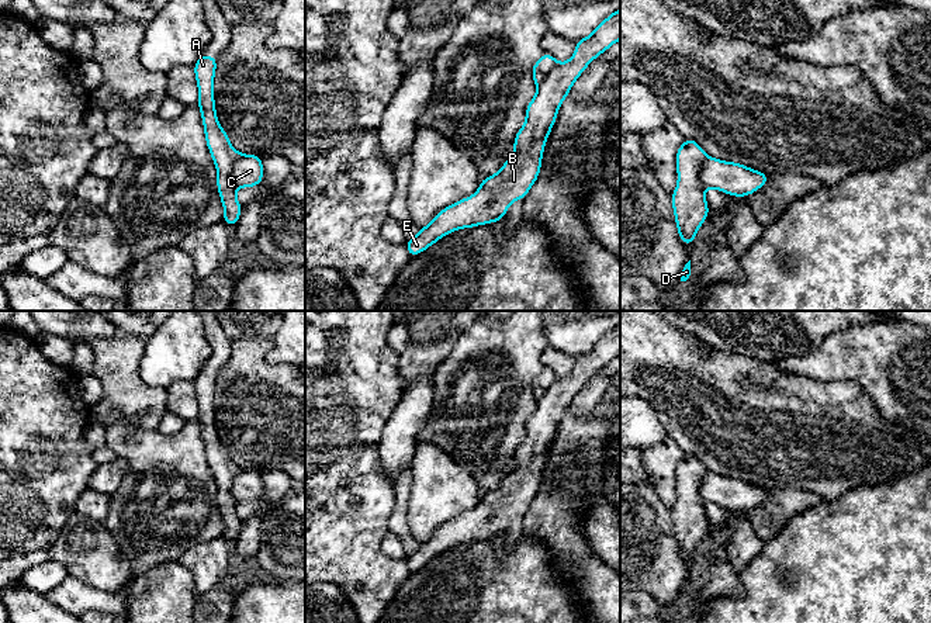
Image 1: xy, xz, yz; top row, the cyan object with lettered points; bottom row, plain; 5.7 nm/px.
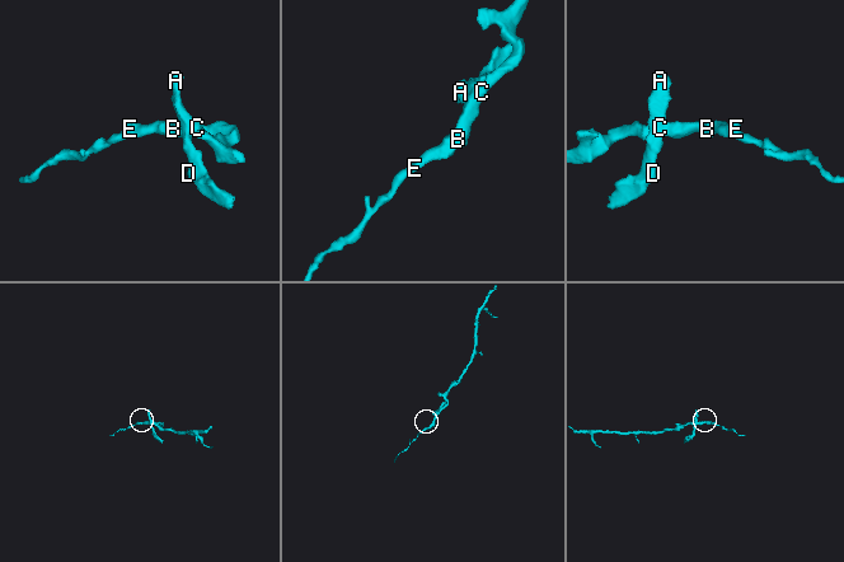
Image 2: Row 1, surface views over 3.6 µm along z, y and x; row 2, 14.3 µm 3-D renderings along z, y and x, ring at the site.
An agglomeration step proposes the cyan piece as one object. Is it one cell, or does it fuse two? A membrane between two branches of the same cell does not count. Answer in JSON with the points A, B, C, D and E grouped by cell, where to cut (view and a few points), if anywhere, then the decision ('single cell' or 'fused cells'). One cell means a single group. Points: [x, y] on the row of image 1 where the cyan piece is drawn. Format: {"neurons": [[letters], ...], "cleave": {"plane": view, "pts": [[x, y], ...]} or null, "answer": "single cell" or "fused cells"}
{"neurons": [["A", "D"], ["B", "C", "E"]], "cleave": {"plane": "xy", "pts": [[244, 155], [232, 168], [231, 180], [235, 186]]}, "answer": "fused cells"}

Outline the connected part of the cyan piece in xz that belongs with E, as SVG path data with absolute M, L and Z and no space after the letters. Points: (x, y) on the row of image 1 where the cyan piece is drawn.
M620 8L603 20L589 37L578 39L572 58L557 63L537 84L537 93L526 108L525 125L515 136L513 156L496 174L484 177L473 197L443 208L413 239L406 240L408 255L422 253L456 229L502 221L509 204L527 195L539 177L544 145L560 105L585 68L617 39Z

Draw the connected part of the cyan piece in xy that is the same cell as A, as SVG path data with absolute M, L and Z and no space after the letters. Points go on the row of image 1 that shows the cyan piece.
M201 55L193 69L200 91L197 105L203 115L205 142L218 172L217 187L225 211L224 224L231 226L238 224L242 212L242 205L236 200L236 186L231 179L231 173L235 162L243 155L231 146L226 132L218 124L214 103L214 73L217 60L218 58Z

